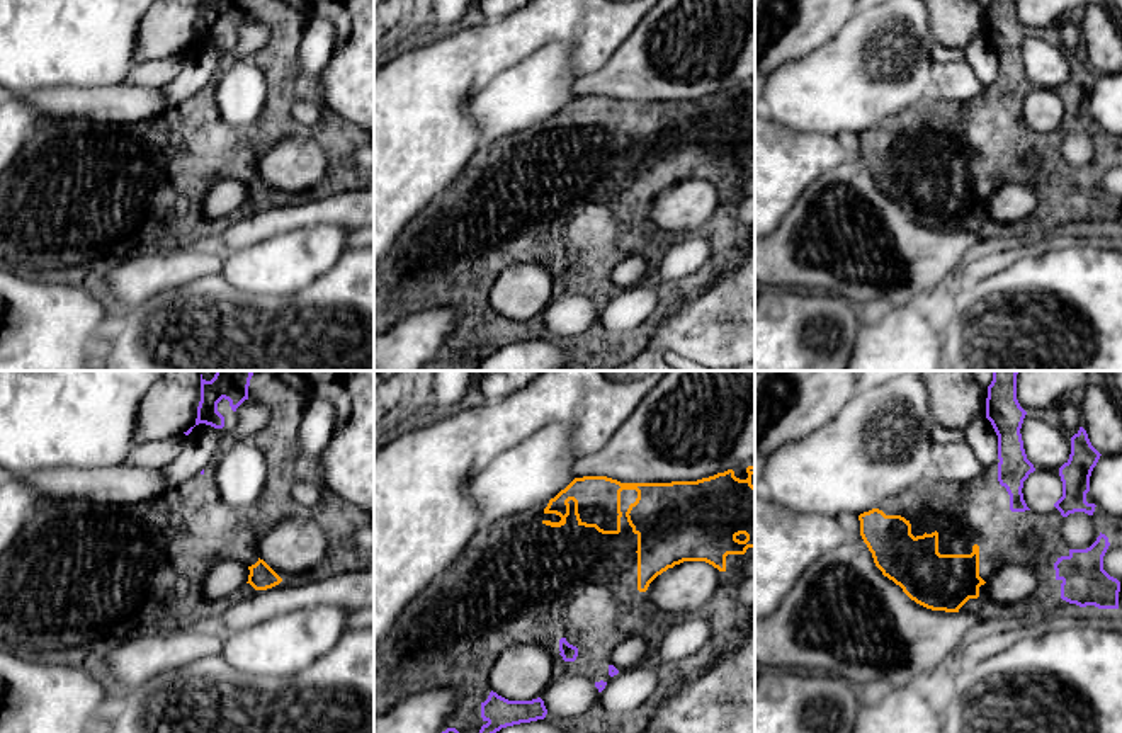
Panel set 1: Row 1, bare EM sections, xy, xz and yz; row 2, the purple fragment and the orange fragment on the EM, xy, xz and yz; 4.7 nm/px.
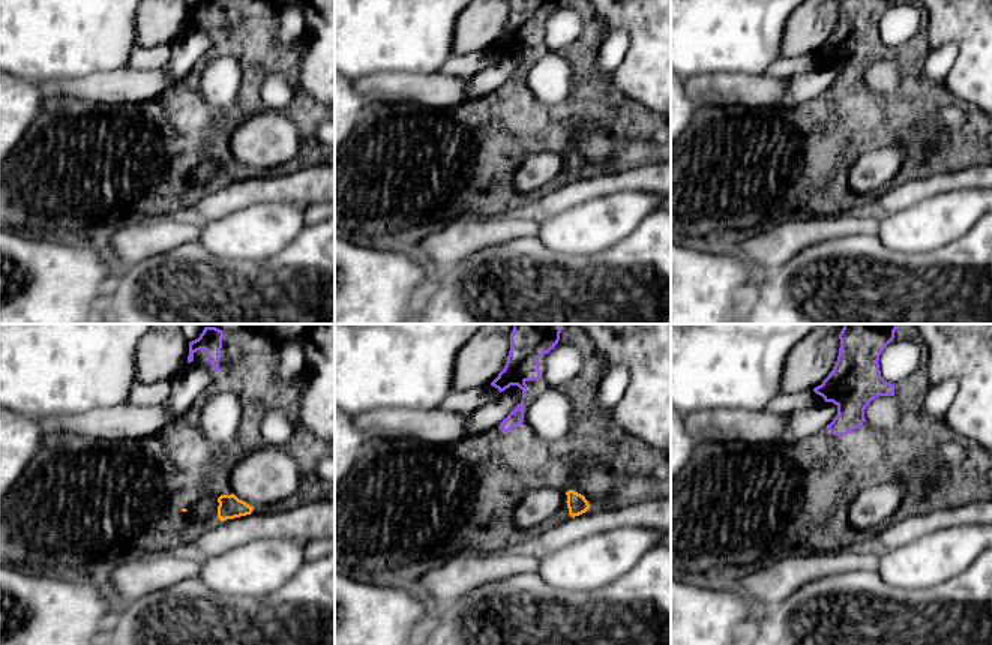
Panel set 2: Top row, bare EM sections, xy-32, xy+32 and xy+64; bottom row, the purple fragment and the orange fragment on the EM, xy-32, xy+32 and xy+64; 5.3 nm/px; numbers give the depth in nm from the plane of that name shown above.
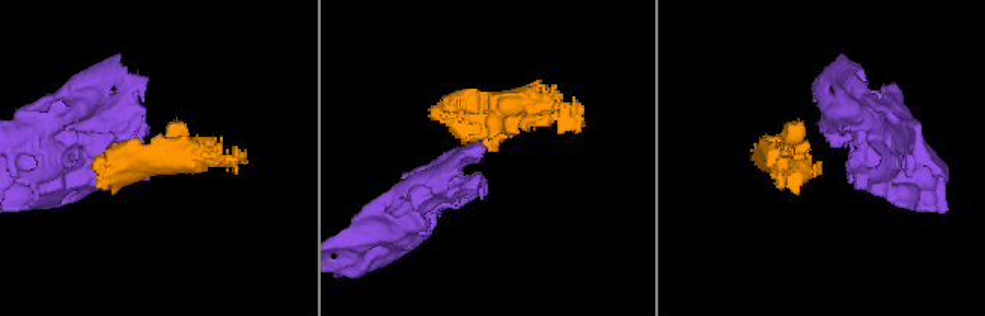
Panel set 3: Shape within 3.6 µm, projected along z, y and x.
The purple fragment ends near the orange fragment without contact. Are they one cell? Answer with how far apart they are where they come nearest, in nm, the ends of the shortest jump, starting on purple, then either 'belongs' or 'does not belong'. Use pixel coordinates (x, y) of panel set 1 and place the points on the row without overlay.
gap 240 nm; span yz (1010, 128), (976, 164); belongs

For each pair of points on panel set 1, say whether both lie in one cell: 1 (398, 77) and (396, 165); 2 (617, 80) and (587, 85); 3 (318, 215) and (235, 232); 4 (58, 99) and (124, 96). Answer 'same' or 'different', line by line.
1: same
2: same
3: same
4: same

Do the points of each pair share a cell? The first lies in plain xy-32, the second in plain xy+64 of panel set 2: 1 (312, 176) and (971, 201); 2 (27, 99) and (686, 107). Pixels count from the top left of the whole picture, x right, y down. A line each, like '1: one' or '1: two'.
1: two
2: one

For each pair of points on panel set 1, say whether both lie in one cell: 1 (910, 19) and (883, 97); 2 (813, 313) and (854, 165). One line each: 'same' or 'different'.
1: same
2: different

